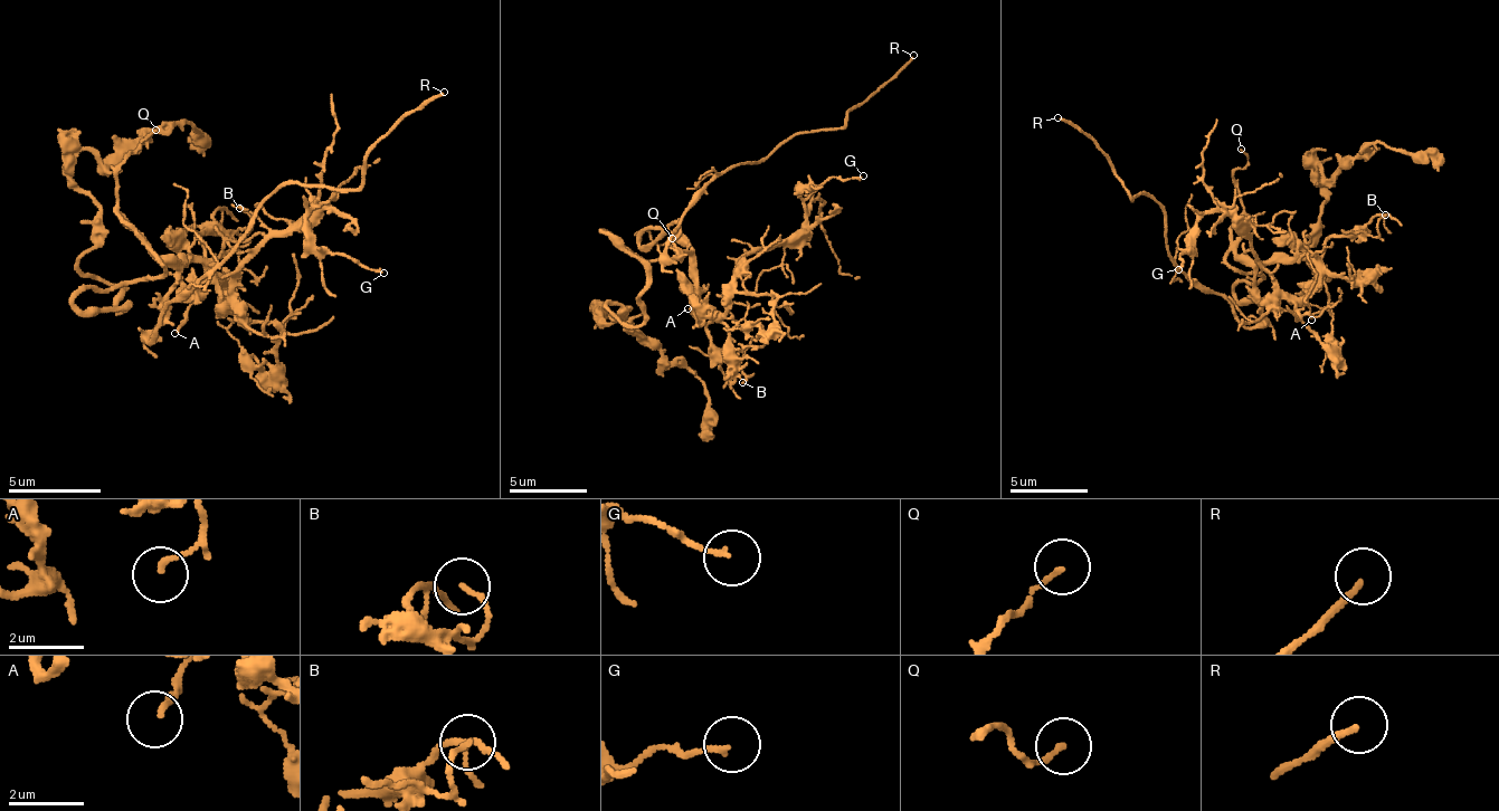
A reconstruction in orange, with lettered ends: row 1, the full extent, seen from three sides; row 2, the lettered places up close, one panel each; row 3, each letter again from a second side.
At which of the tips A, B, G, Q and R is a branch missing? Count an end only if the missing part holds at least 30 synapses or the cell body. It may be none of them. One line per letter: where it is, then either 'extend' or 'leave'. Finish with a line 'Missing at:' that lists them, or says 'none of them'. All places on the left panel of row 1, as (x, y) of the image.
A: place (174, 333); leave
B: place (239, 208); leave
G: place (383, 273); leave
Q: place (155, 130); leave
R: place (444, 92); extend
Missing at: R

